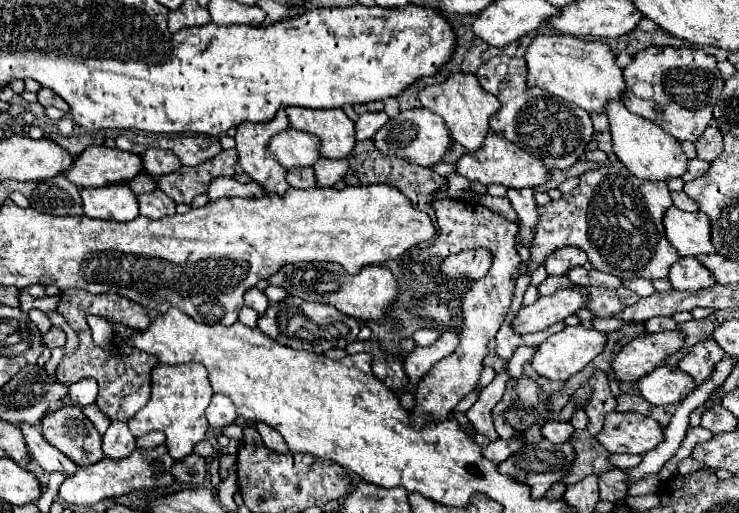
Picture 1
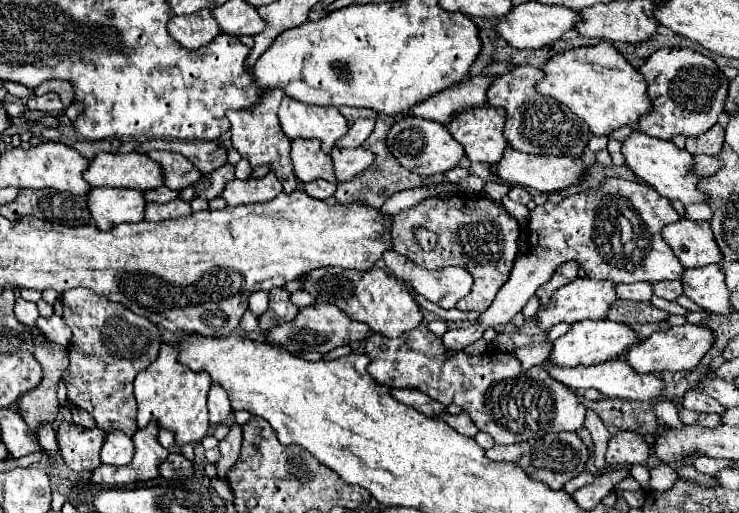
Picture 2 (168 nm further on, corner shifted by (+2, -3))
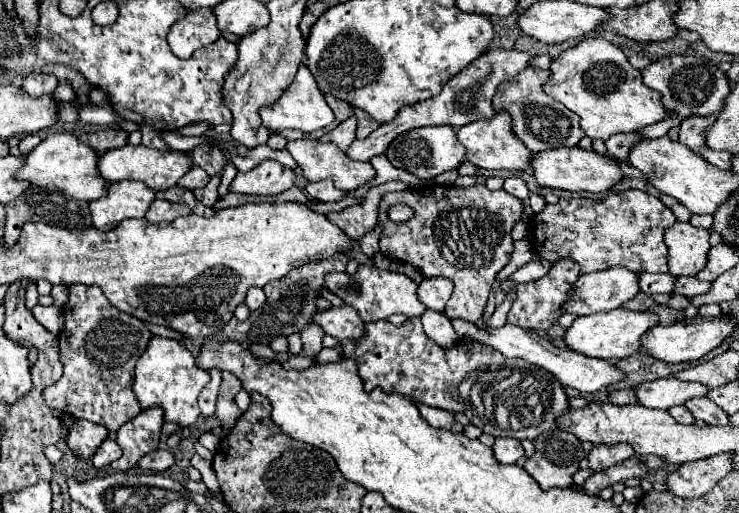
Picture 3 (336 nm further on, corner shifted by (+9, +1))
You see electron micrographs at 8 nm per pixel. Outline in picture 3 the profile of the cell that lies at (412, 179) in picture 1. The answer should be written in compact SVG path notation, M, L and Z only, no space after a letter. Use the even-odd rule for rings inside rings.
M353 109L355 117L357 117L357 137L365 137L367 133L373 133L379 123L375 123L375 119L371 119L371 115L367 115L363 109Z

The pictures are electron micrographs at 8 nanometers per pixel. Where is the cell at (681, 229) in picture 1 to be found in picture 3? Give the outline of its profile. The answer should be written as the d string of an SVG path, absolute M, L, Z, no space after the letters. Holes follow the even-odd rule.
M675 221L673 227L665 231L667 245L667 265L669 275L697 275L705 263L709 253L709 231L693 227L691 223Z

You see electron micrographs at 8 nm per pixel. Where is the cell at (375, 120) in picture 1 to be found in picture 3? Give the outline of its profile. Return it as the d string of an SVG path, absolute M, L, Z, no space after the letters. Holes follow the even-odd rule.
M349 117L347 121L339 123L339 125L333 127L331 131L327 131L321 139L339 145L341 151L347 151L349 145L355 141L355 127L357 127L357 119L355 119L355 117Z

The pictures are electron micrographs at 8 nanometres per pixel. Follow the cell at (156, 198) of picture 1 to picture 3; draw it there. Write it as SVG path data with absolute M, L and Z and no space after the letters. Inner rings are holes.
M155 199L153 205L149 207L145 219L151 221L151 223L163 223L163 221L171 223L177 217L183 217L183 215L191 215L191 209L187 205L171 203L171 201L163 201L163 199Z

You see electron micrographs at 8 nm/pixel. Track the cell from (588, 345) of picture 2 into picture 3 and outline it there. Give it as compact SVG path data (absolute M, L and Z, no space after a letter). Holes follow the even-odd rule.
M613 309L609 313L599 313L599 315L589 315L589 317L577 317L573 325L565 333L565 343L569 349L595 357L595 359L627 359L635 355L641 349L641 337L659 323L659 317L651 311L639 313L639 311L629 311L629 309Z

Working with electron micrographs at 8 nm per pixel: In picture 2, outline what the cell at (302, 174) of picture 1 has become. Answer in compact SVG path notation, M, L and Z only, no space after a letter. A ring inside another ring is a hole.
M316 179L316 181L310 181L310 183L302 185L302 189L304 189L306 193L310 193L312 197L318 197L318 199L328 199L330 195L334 195L336 185L328 183L328 181L322 181L322 179Z

